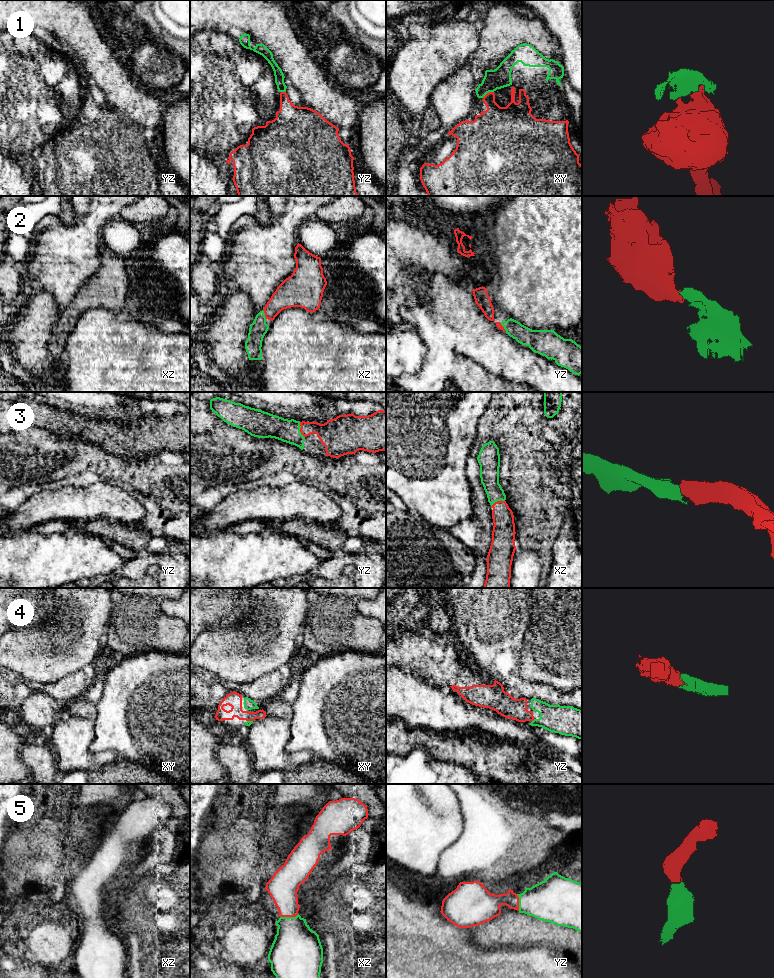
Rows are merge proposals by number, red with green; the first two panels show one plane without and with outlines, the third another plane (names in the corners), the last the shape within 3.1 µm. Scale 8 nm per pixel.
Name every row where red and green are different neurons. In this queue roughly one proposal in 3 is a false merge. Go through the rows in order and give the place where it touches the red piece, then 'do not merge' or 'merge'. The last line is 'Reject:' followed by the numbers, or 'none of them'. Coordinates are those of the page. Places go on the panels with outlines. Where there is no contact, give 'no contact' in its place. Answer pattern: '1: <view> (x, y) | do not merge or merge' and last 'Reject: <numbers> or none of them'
1: xy (487, 93) | merge
2: xz (265, 314) | merge
3: yz (300, 430) | merge
4: xy (250, 720) | merge
5: xz (289, 916) | merge
Reject: none of them

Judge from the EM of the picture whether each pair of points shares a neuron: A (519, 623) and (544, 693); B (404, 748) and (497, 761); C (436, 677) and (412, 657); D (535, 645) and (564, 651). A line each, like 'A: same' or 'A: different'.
A: same
B: same
C: same
D: same

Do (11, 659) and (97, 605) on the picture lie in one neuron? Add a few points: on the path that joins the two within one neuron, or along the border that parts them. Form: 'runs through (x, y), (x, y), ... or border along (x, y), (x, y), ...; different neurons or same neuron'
runs through (40, 659), (76, 655), (77, 647), (86, 634); same neuron

